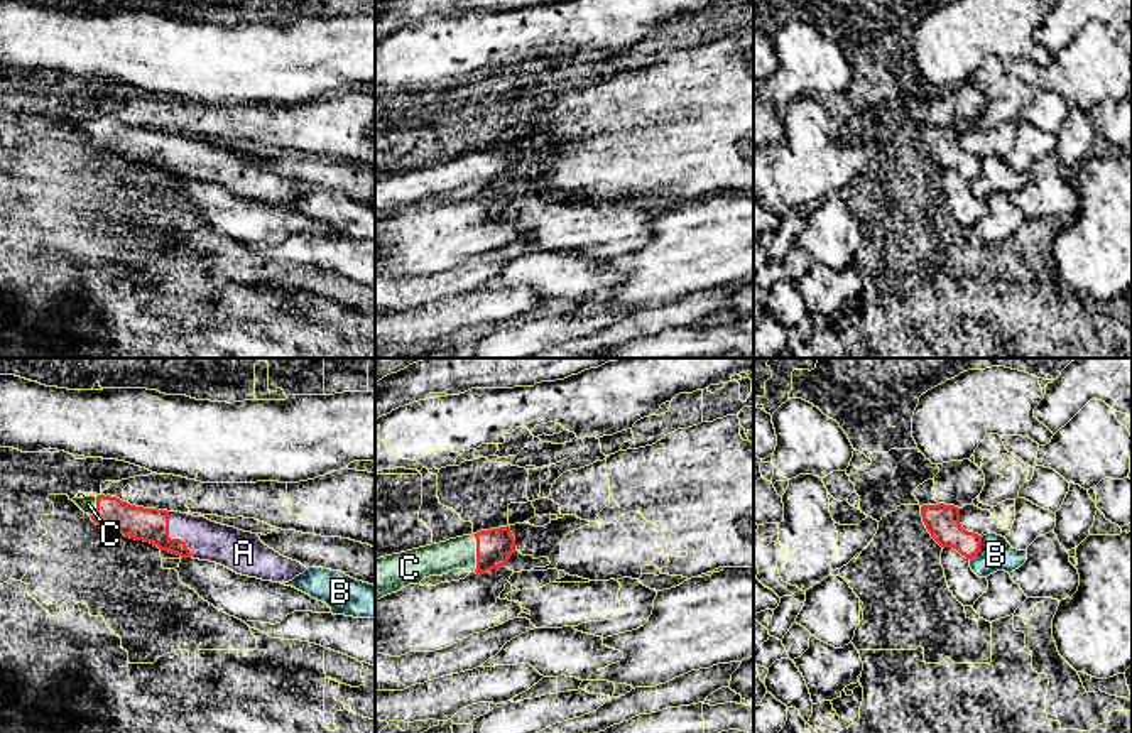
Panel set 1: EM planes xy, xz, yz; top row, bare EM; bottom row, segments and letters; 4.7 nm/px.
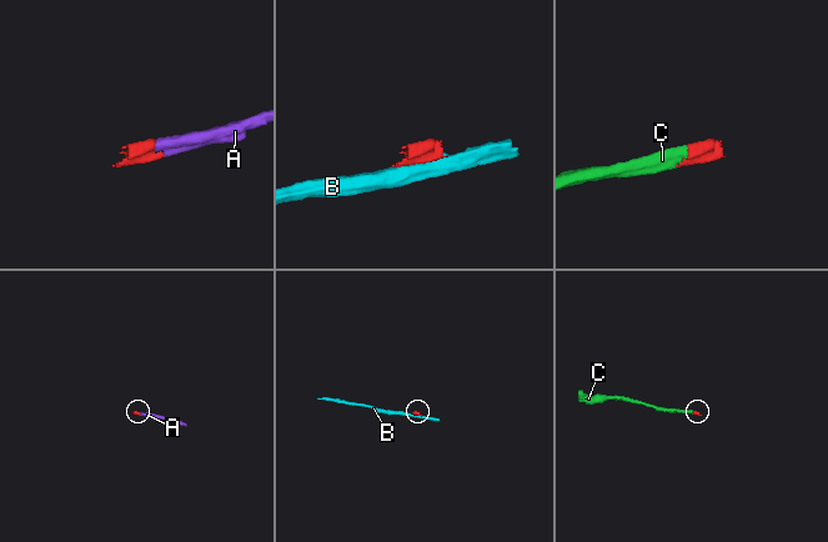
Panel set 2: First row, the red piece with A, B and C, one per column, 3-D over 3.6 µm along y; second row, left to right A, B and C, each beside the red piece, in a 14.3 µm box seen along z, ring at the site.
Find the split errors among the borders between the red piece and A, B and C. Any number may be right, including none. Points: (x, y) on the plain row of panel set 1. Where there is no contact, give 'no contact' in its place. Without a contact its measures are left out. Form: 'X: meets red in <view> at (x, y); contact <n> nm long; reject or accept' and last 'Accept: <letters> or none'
A: meets red in xy at (173, 161); contact 240 nm long; accept
B: meets red in yz at (979, 171); contact 130 nm long; reject
C: meets red in xz at (477, 174); contact 180 nm long; accept
Accept: A, C

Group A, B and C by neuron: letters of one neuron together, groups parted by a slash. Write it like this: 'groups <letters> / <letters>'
groups A C / B

